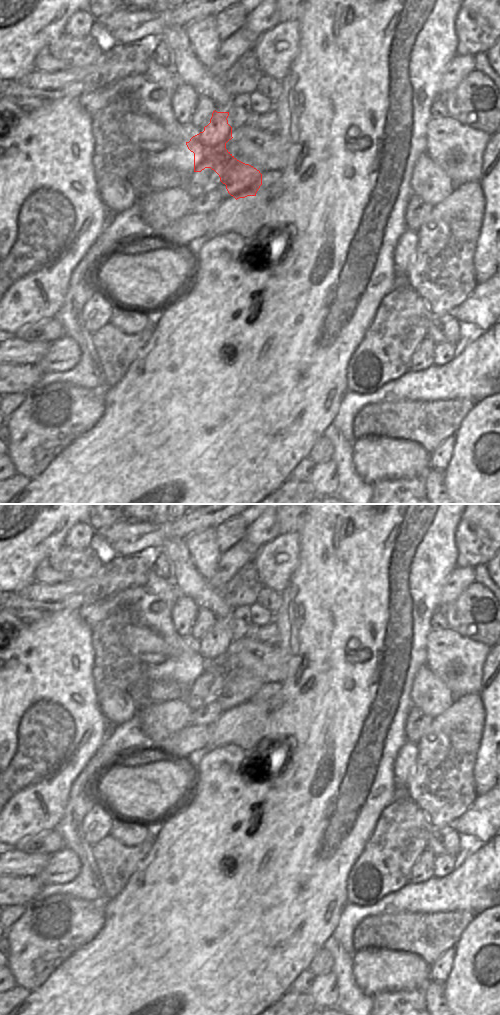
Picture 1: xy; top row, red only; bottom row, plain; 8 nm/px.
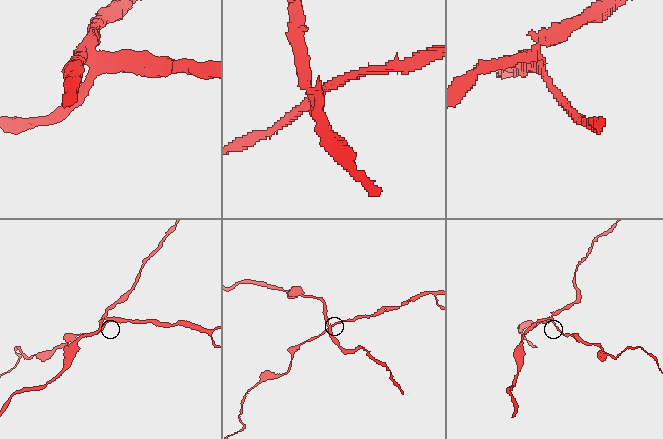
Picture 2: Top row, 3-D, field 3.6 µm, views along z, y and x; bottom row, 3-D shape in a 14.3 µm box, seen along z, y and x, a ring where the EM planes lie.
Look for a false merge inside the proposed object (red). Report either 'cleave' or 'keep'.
cleave

